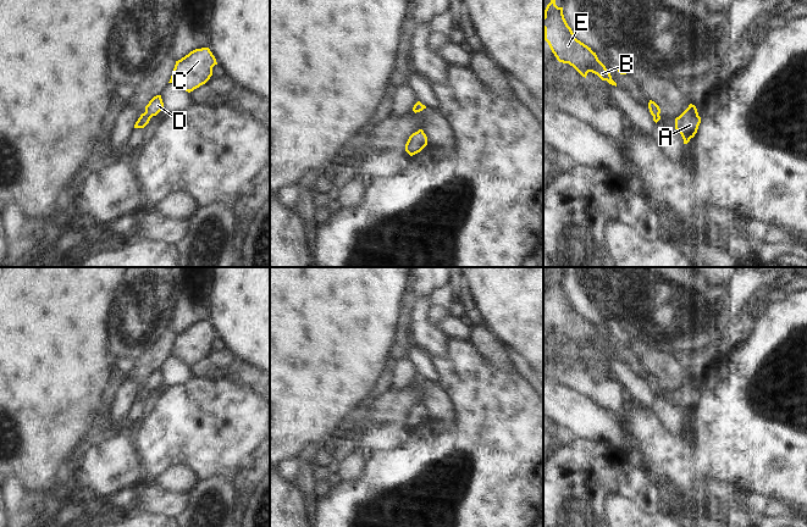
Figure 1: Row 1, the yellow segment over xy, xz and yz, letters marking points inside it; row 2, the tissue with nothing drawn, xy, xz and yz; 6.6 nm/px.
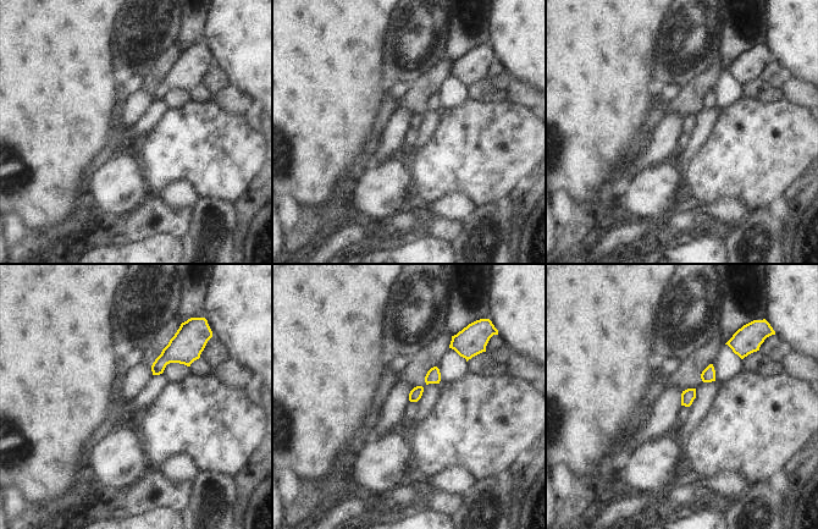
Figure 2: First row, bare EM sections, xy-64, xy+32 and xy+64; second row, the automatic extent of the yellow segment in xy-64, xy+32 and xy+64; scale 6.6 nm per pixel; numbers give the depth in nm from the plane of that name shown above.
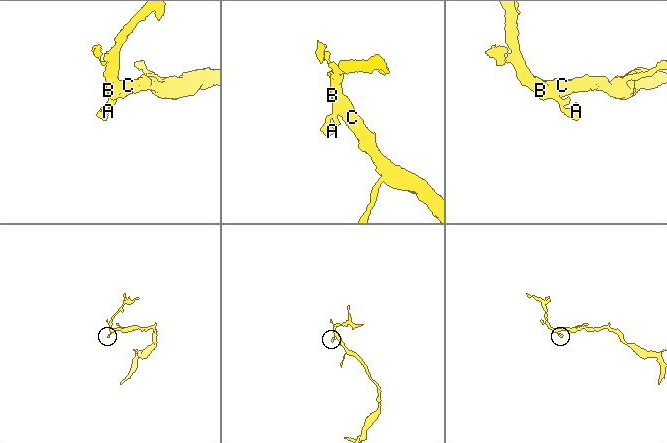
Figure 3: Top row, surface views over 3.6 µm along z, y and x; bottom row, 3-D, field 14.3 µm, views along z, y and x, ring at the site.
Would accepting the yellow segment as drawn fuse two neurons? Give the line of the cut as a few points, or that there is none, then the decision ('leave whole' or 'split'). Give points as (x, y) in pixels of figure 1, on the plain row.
no cut; leave whole

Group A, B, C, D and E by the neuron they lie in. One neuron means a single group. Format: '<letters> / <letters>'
A B C D E

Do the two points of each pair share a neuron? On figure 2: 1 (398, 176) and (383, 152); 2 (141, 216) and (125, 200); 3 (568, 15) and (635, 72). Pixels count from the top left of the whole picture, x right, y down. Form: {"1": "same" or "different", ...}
{"1": "different", "2": "different", "3": "same"}

